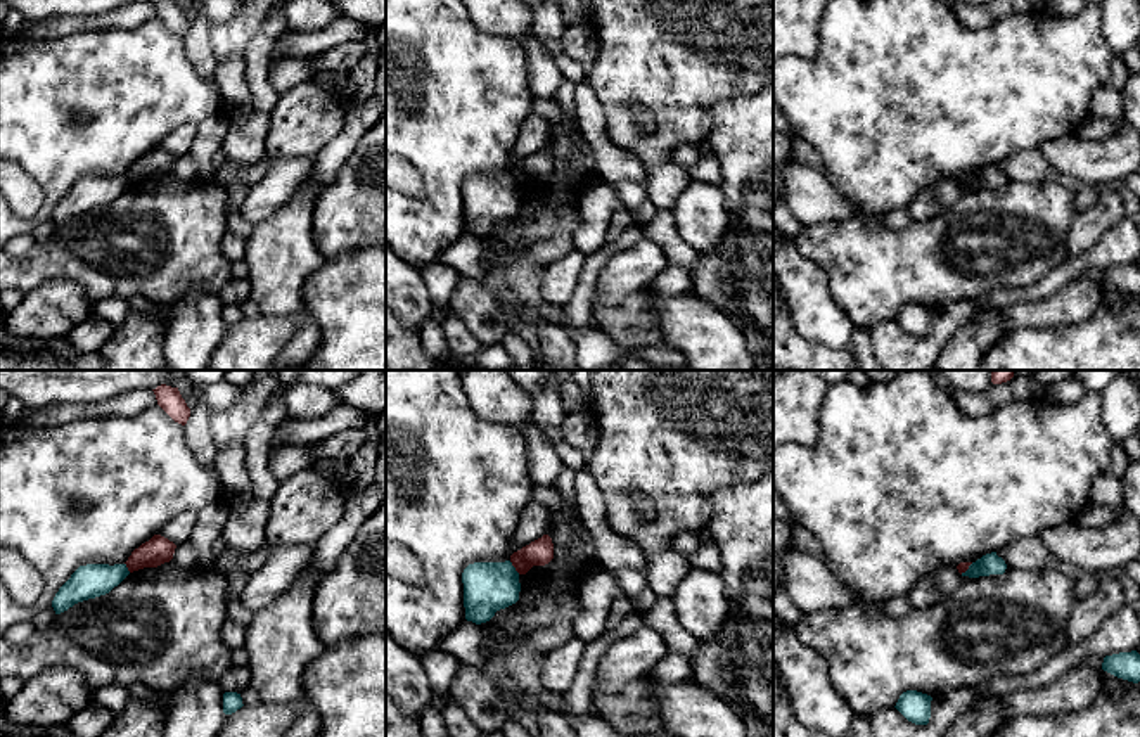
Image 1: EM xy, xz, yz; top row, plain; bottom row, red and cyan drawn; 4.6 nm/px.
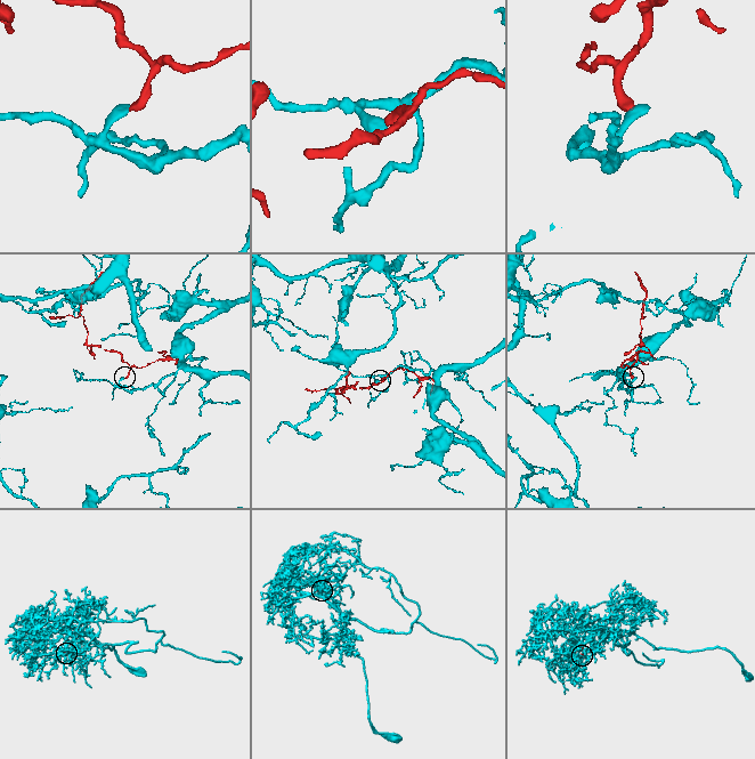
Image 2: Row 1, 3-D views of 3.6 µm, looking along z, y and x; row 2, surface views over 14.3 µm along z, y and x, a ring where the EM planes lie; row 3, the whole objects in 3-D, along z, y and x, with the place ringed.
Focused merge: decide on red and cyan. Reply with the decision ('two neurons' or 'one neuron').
two neurons

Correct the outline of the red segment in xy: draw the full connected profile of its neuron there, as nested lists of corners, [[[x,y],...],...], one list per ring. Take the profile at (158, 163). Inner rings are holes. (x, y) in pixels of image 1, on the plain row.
[[[154,147],[149,154],[135,161],[125,176],[130,185],[144,180],[157,180],[173,171],[175,161],[176,157],[173,154]]]

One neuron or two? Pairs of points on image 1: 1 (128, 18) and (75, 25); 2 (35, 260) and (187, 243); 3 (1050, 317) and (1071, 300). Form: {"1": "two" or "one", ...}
{"1": "one", "2": "one", "3": "one"}

